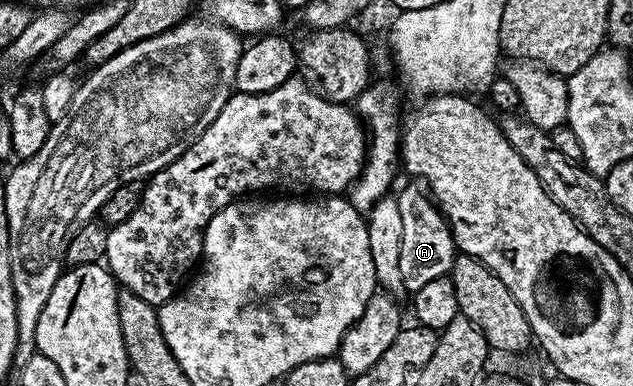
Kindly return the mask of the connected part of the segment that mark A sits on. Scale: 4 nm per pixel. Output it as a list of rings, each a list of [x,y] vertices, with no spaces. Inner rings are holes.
[[[408,185],[396,197],[399,214],[402,215],[403,232],[398,267],[402,271],[402,283],[409,294],[417,293],[426,283],[451,274],[452,264],[458,254],[448,218],[441,213],[436,202],[423,188]]]

